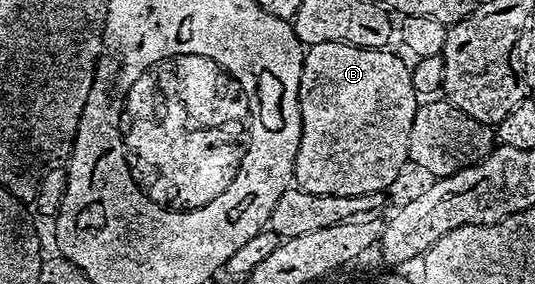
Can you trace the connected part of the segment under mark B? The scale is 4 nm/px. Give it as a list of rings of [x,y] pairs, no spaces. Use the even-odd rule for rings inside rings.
[[[326,42],[316,46],[306,47],[301,68],[301,84],[299,85],[299,111],[301,112],[301,140],[295,157],[295,173],[293,182],[296,187],[310,194],[321,196],[365,196],[366,194],[383,194],[387,192],[393,180],[397,178],[397,172],[408,160],[409,128],[413,128],[413,116],[419,109],[421,102],[413,88],[411,70],[405,67],[402,61],[391,48],[382,50],[370,50],[360,46],[350,46],[340,42]]]

